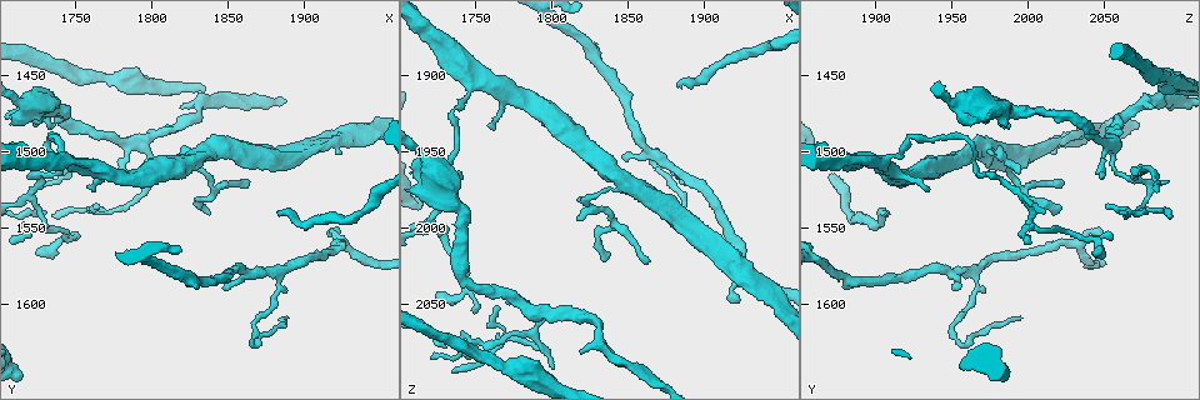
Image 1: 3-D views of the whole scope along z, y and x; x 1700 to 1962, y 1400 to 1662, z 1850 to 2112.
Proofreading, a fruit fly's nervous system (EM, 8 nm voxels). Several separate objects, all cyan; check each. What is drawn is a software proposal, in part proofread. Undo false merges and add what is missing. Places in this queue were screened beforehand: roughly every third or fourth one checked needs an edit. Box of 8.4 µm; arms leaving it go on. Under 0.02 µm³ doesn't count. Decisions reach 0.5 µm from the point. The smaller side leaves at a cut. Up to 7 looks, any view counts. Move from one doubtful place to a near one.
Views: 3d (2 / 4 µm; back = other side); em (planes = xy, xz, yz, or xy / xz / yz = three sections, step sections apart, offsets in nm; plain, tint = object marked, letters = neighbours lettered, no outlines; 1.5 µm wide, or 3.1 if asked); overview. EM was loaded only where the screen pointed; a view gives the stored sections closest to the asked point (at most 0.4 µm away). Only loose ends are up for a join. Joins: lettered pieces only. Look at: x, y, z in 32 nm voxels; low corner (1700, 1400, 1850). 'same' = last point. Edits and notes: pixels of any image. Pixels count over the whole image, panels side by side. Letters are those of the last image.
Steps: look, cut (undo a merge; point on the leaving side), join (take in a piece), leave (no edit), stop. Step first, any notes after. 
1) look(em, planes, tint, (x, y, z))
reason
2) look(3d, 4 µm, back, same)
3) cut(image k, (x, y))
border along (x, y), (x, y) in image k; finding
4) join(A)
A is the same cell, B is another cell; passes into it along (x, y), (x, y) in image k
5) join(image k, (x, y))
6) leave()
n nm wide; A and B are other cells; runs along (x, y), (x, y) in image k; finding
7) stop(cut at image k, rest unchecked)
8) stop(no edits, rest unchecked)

look(3d, 4 µm, (1924, 1550, 2048))
an open end

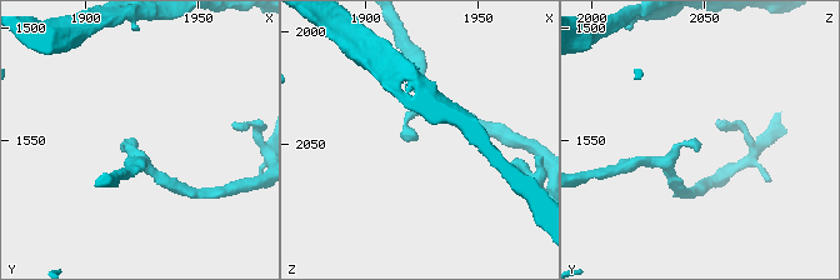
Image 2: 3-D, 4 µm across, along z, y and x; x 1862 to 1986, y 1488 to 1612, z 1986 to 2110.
look(em, xy, step 8, tint, (1922, 1551, 2047))

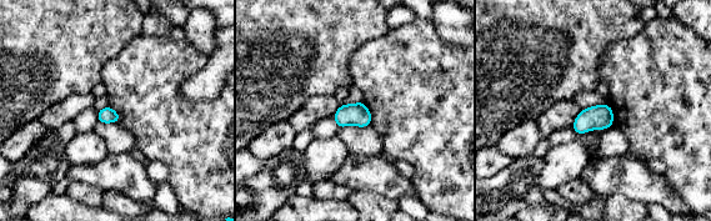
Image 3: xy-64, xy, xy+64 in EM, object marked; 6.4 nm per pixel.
look(em, planes, letters, same)

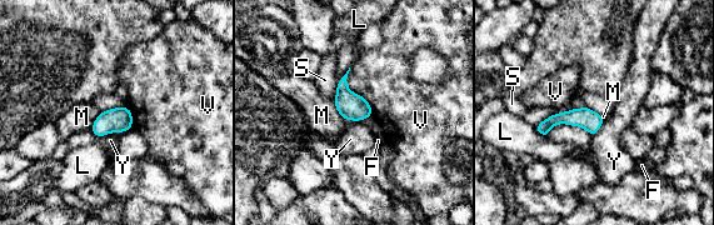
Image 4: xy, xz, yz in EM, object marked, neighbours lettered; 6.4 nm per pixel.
leave()
V touches over 340 nm; F, L, M, S, V and Y are other cells; runs along (599, 118), (557, 118), (539, 128) in image 4; no lettered piece goes on from it

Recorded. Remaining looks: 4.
look(3d, 2 µm, back, (1770, 1516, 2048))
branch stops here

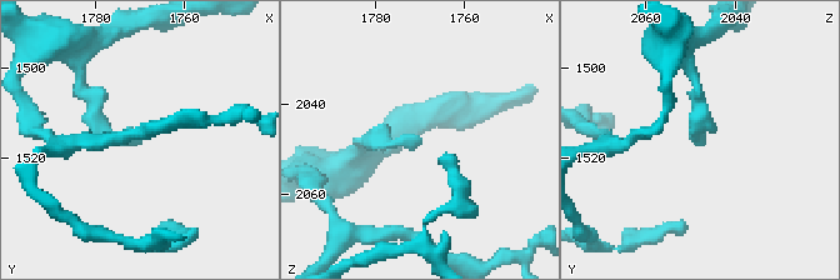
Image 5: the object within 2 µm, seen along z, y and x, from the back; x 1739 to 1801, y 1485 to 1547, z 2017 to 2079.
look(em, planes, letters, (1770, 1517, 2047))

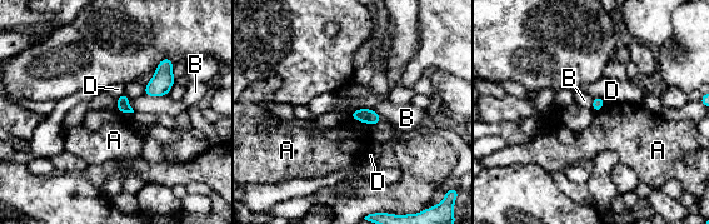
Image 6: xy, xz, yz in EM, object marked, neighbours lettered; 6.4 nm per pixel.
leave()
A, B and D are other cells; border along (144, 93), (146, 95), (166, 95) in image 6; no lettered piece goes on from it

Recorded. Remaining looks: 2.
look(em, yz, step 8, tint, (1778, 1452, 2094))
sudden change in width

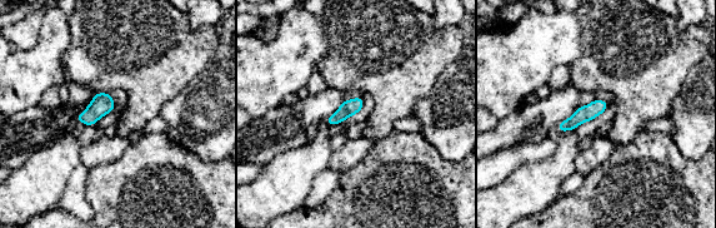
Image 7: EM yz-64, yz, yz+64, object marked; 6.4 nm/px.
look(em, yz, step 8, letters, same)
what lies round it

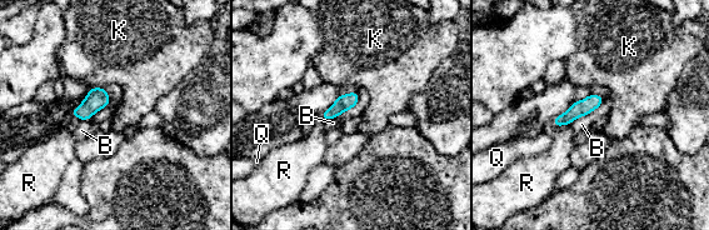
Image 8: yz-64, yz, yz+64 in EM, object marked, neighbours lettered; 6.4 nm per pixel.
leave()
B, K, Q and R are other cells; continuous, no second cell

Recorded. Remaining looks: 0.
stop(no edits, rest unchecked)

